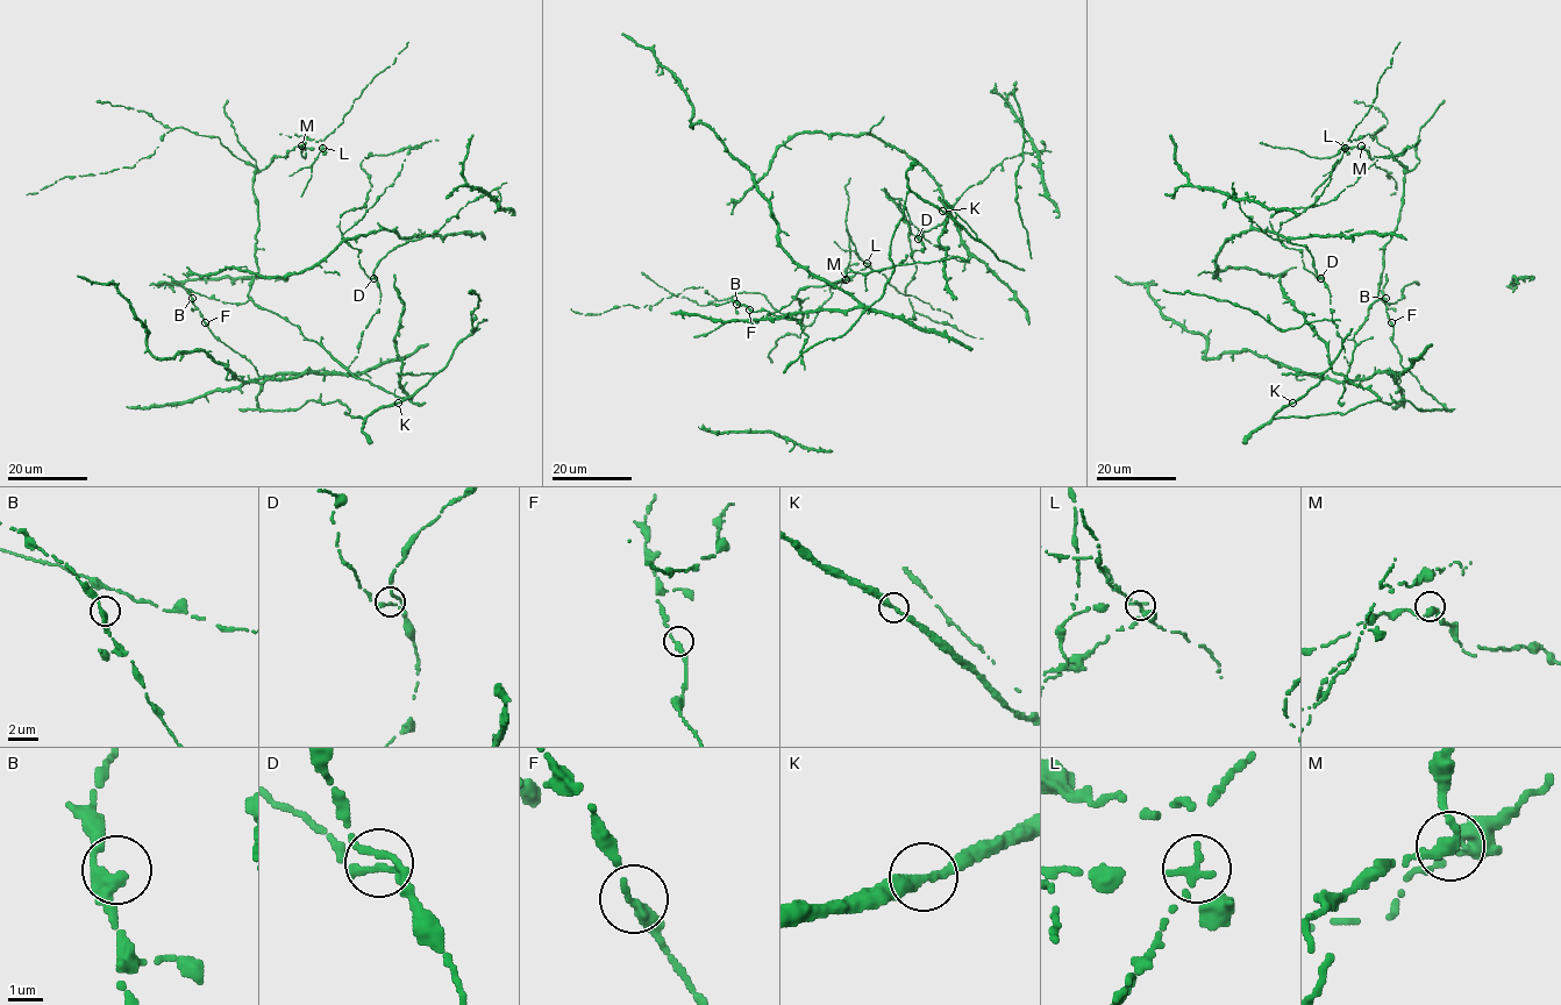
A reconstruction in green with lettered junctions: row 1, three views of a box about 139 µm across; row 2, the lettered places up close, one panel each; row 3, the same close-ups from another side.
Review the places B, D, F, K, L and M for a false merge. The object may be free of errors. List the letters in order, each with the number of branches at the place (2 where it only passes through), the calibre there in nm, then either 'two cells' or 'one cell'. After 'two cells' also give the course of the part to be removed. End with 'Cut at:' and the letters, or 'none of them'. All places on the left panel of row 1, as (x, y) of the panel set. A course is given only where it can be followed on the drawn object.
B: branches 2; calibre 340 nm; one cell
D: branches 1; calibre 260 nm; one cell
F: branches 2; calibre 280 nm; one cell
K: branches 2; calibre 300 nm; one cell
L: branches 1; calibre 320 nm; two cells; course (322, 148), (322, 141), (343, 121), (355, 99), (379, 72), (393, 63), (408, 42)
M: branches 2; calibre 320 nm; one cell
Cut at: L

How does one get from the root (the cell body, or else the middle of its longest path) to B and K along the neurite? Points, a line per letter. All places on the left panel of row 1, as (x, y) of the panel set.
B: (205, 322), (192, 298)
K: (205, 322), (264, 380), (255, 410), (337, 400), (346, 414), (365, 418), (397, 403)

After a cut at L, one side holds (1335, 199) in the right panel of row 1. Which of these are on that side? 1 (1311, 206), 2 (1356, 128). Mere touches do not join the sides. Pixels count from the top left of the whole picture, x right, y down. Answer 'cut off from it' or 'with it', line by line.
1: with it
2: cut off from it

